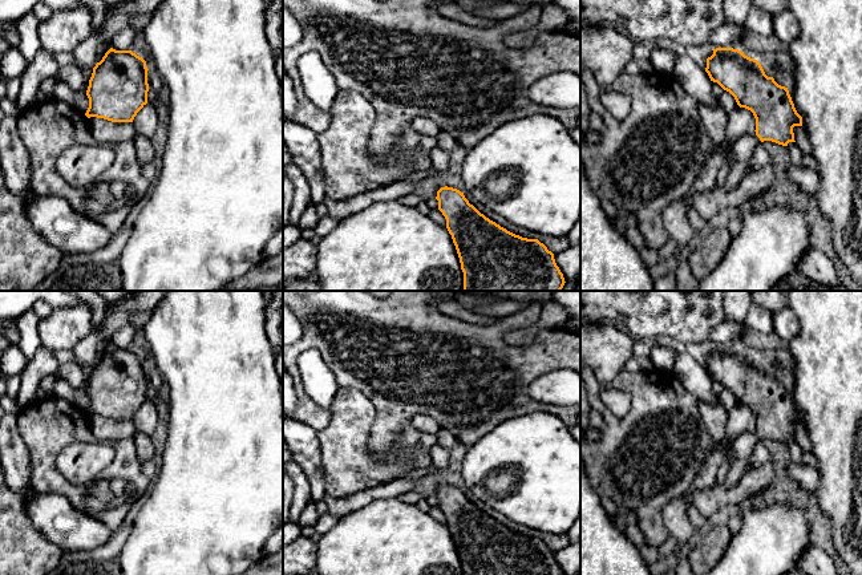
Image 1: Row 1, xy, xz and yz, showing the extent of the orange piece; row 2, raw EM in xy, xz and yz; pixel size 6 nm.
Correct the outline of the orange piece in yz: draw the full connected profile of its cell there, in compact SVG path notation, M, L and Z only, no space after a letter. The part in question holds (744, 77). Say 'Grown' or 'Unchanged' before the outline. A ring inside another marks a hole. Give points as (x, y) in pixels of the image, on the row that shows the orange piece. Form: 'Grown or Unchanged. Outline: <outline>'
Grown. Outline: M733 48L712 49L713 54L707 58L705 72L711 81L717 82L724 90L729 92L740 108L750 110L756 118L756 134L738 138L733 145L734 162L723 190L736 189L749 166L756 146L764 141L772 141L788 146L794 141L794 126L802 126L802 117L797 113L788 88L778 85L773 77L768 77L761 64Z

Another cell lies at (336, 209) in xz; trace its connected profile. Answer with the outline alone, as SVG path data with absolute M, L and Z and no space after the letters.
M430 167L426 171L426 177L421 181L397 181L389 186L371 190L368 193L363 193L344 201L332 201L325 197L321 203L325 205L328 216L343 220L344 218L361 211L373 203L397 201L402 195L412 194L413 190L417 189L426 178L434 178L437 175L438 171Z

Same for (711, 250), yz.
M728 228L711 230L704 234L688 258L692 274L699 282L717 267L727 254L731 240L732 235Z

